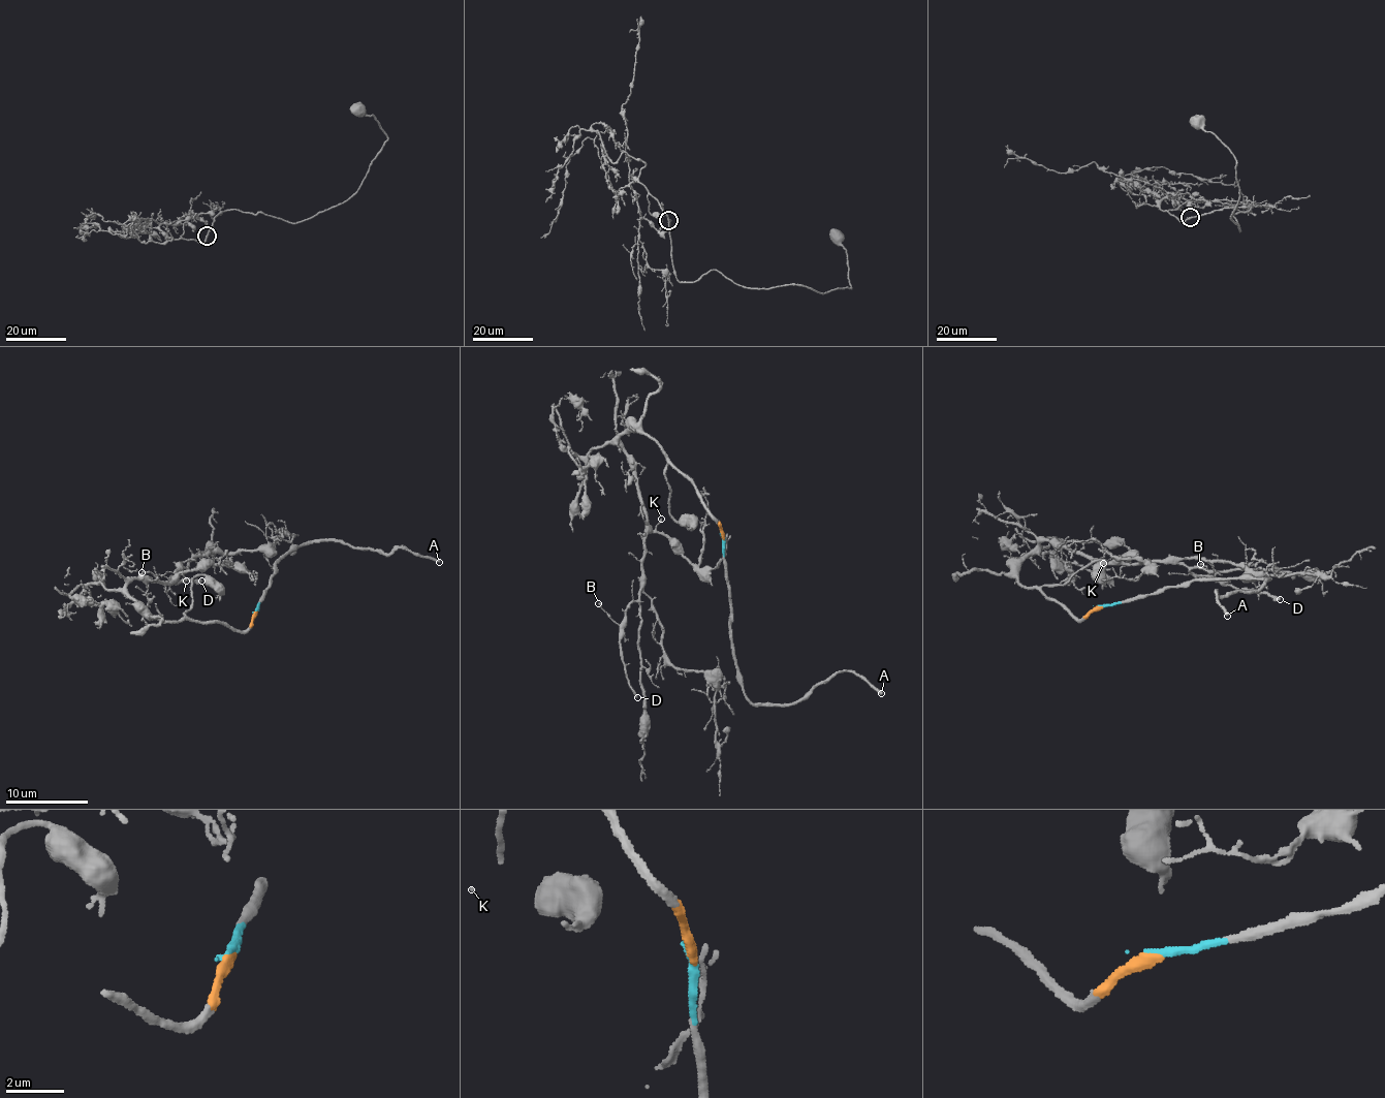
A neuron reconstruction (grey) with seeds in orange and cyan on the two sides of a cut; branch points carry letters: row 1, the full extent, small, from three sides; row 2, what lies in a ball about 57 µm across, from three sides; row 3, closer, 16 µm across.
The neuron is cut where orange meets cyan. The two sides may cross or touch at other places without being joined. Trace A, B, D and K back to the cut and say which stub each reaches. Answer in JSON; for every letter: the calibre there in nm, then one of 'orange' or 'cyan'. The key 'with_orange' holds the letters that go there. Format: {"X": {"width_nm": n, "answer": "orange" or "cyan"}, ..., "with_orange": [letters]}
{"A": {"width_nm": 280, "answer": "cyan"}, "B": {"width_nm": 140, "answer": "orange"}, "D": {"width_nm": 260, "answer": "orange"}, "K": {"width_nm": 70, "answer": "orange"}, "with_orange": ["B", "D", "K"]}

